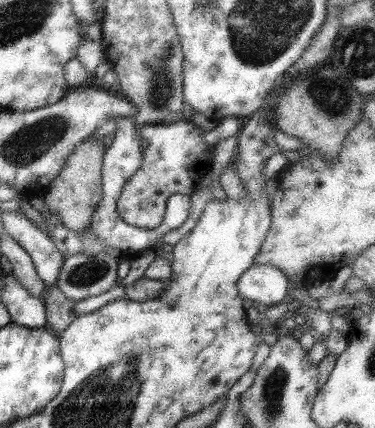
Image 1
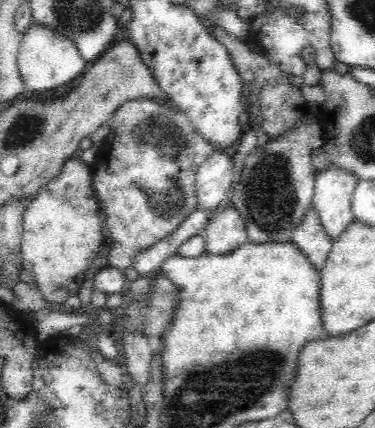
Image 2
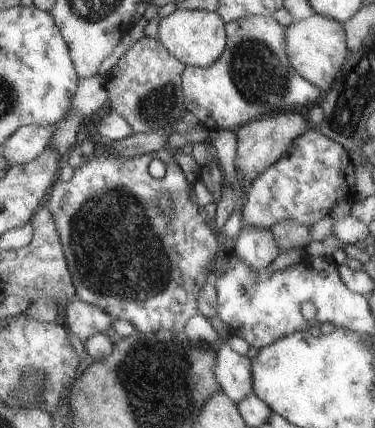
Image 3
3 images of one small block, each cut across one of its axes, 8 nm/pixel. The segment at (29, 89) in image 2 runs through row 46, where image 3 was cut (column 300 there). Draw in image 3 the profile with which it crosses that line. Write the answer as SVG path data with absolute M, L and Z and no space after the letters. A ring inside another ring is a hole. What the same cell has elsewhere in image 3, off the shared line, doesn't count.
M311 14L299 22L289 24L285 28L285 54L289 58L291 70L309 84L327 92L333 86L333 80L339 76L339 68L343 66L345 56L349 54L345 40L343 24L321 14Z

